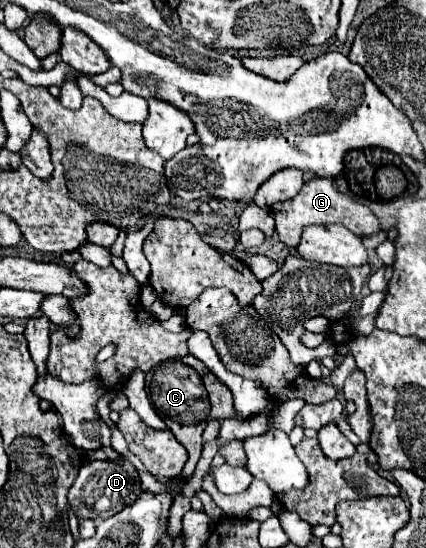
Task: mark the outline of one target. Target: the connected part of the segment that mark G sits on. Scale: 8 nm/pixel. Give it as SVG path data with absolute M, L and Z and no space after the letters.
M312 179L308 181L302 191L286 201L276 203L274 207L270 207L274 221L276 221L276 233L280 237L280 241L292 249L296 249L300 245L300 233L304 227L308 225L330 225L330 223L340 223L346 229L350 229L354 235L358 237L366 237L372 235L376 231L380 231L380 223L378 217L362 203L356 203L352 197L344 195L338 185L334 181L322 181L322 179Z

